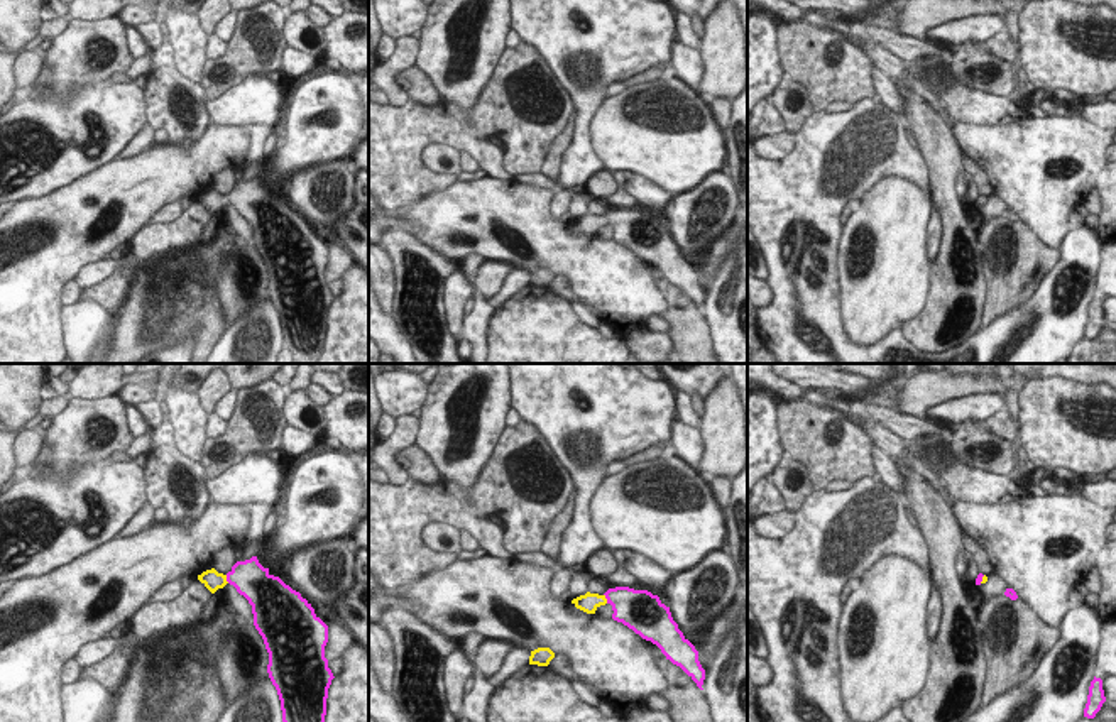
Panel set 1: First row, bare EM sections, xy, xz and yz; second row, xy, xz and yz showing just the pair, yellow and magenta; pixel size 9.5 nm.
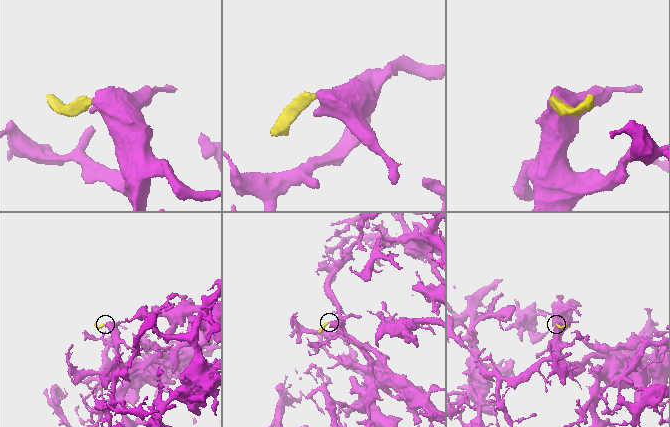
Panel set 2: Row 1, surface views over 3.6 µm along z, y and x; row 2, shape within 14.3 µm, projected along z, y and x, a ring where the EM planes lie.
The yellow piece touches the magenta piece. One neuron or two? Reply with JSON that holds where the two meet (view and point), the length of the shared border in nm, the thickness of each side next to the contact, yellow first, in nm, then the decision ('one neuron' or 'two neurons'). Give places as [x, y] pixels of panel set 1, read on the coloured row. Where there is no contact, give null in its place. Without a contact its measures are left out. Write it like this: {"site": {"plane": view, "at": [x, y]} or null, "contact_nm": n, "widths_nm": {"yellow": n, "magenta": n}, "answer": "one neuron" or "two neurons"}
{"site": {"plane": "xz", "at": [606, 599]}, "contact_nm": 100, "widths_nm": {"yellow": 190, "magenta": 340}, "answer": "one neuron"}

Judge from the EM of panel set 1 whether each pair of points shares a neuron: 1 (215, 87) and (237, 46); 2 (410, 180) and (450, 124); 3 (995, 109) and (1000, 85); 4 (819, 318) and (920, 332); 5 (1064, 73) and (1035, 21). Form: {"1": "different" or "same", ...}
{"1": "same", "2": "same", "3": "different", "4": "different", "5": "same"}

